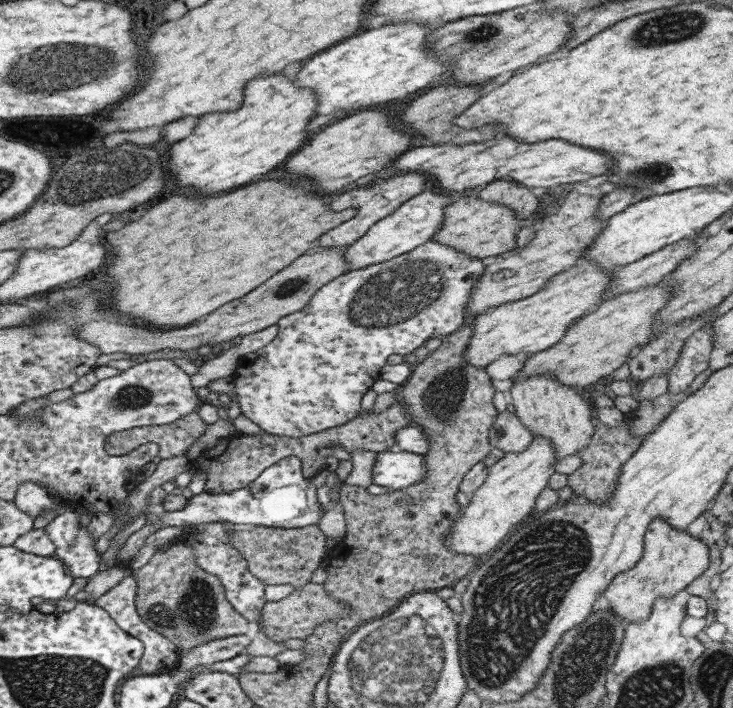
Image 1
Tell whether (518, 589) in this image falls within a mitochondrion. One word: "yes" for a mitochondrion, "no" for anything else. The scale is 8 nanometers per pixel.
yes

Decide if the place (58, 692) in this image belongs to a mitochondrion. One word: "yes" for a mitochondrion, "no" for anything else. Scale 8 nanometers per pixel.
yes

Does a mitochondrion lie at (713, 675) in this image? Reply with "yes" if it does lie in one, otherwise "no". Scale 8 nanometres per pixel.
yes

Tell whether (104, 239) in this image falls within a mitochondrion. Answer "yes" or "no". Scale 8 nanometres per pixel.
no

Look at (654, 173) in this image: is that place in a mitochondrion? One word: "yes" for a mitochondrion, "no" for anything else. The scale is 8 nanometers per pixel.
yes

